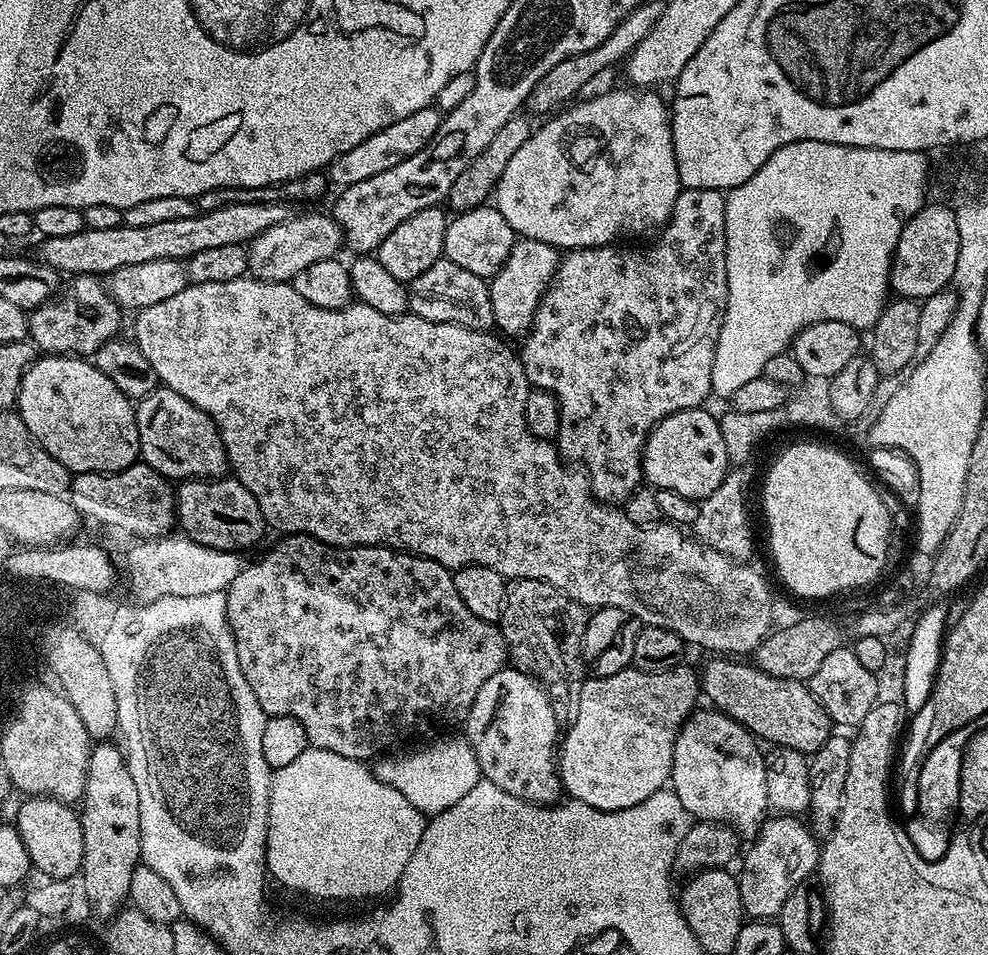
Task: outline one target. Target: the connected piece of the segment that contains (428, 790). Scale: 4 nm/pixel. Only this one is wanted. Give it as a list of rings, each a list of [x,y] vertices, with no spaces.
[[[462,736],[438,740],[410,754],[386,757],[381,757],[377,765],[375,763],[376,777],[398,790],[416,809],[428,816],[436,815],[464,798],[482,778],[477,756]]]

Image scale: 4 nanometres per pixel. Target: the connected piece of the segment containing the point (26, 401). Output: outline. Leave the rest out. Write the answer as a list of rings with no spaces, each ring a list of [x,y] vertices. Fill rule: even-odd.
[[[41,355],[27,367],[20,383],[18,401],[20,423],[52,456],[62,462],[68,471],[78,472],[120,472],[137,463],[140,454],[136,409],[133,401],[102,370],[98,370],[91,359],[79,356]]]

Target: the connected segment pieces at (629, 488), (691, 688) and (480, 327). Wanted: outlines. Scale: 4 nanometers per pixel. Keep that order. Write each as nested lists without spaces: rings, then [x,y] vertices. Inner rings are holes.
[[[684,188],[678,202],[674,202],[672,217],[655,237],[656,244],[645,252],[635,252],[632,248],[620,249],[620,246],[603,248],[573,248],[561,259],[556,267],[556,277],[540,299],[538,310],[532,319],[532,326],[523,337],[524,345],[518,348],[520,365],[532,388],[548,392],[560,407],[560,425],[554,437],[558,452],[565,461],[581,460],[583,471],[590,477],[592,495],[601,504],[623,505],[630,499],[644,480],[644,443],[648,433],[666,417],[687,408],[698,408],[704,399],[712,396],[712,367],[720,327],[724,321],[724,311],[728,305],[728,283],[726,282],[726,238],[724,237],[725,197],[714,188]]]
[[[629,666],[618,674],[588,678],[579,685],[578,691],[575,693],[575,696],[577,695],[576,717],[573,718],[572,725],[568,728],[568,733],[565,736],[563,733],[562,739],[558,744],[560,783],[563,791],[571,799],[582,802],[586,806],[594,806],[603,812],[626,810],[630,806],[638,806],[638,802],[646,802],[646,798],[650,798],[650,794],[661,791],[669,783],[672,775],[672,759],[674,758],[674,742],[676,741],[676,736],[680,733],[680,728],[684,725],[685,720],[692,715],[694,709],[697,707],[696,699],[701,699],[702,696],[699,675],[695,671],[691,672],[690,669],[684,667],[677,666],[665,672],[643,672],[642,670]]]
[[[442,258],[407,285],[408,312],[430,322],[457,324],[475,332],[489,331],[496,319],[494,306],[490,306],[488,285],[489,281],[485,277],[470,274],[470,270],[462,270],[462,266],[454,266],[454,262]]]

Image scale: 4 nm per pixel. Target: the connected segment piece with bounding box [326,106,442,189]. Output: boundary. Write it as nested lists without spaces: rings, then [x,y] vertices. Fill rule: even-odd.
[[[436,106],[422,110],[414,110],[410,118],[402,118],[402,122],[394,122],[394,126],[386,126],[386,130],[378,130],[378,134],[370,134],[366,142],[358,142],[354,150],[346,150],[326,169],[326,175],[333,185],[340,184],[341,189],[348,188],[354,182],[366,182],[366,178],[374,178],[374,174],[382,174],[382,170],[390,170],[390,166],[398,166],[398,162],[406,162],[418,150],[422,150],[438,134],[442,112]]]

